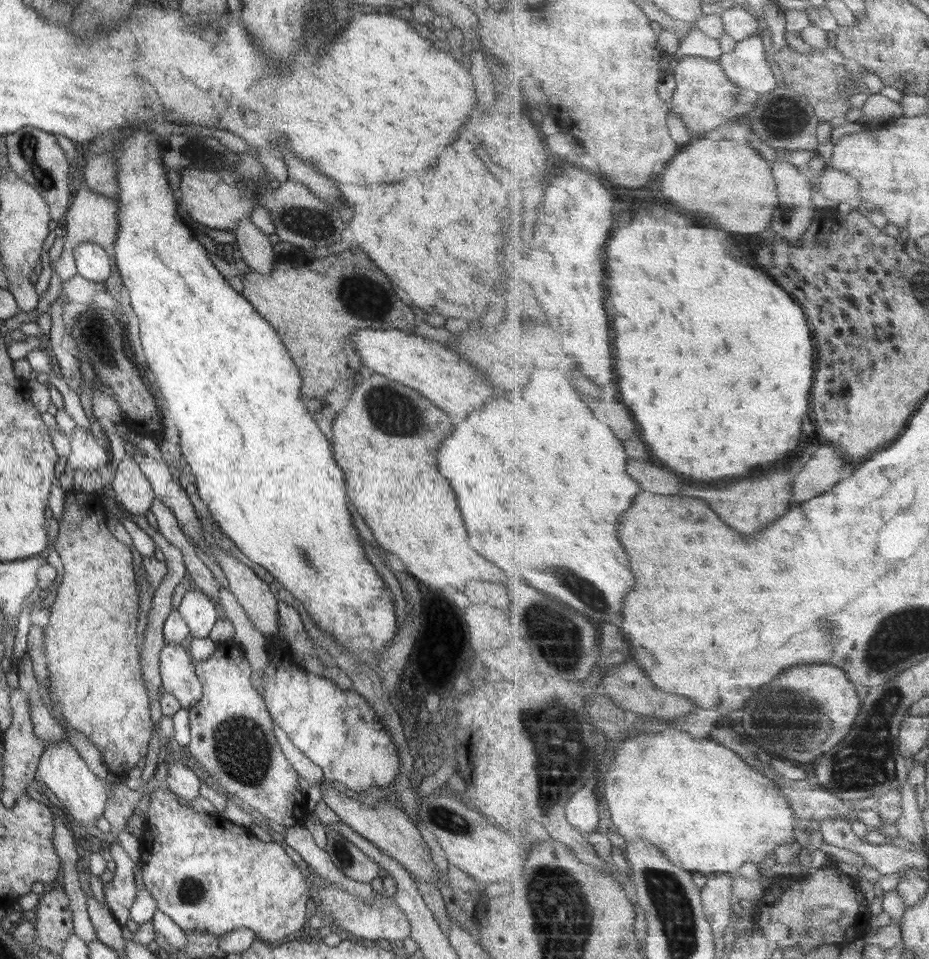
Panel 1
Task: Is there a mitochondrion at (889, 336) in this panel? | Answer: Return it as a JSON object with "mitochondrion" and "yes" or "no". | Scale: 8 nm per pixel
{"mitochondrion":"no"}

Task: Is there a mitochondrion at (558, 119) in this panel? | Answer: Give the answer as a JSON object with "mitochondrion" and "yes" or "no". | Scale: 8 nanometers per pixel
{"mitochondrion":"no"}

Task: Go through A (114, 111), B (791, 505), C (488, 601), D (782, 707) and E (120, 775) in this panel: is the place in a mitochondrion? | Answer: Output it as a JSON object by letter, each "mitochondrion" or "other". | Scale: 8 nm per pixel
{"A":"other","B":"other","C":"other","D":"mitochondrion","E":"other"}

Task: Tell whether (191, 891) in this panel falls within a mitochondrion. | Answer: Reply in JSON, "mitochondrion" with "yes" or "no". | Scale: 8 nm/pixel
{"mitochondrion":"yes"}

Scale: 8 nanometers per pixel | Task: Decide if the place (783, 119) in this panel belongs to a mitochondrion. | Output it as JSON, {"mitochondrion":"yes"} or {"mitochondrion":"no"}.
{"mitochondrion":"yes"}

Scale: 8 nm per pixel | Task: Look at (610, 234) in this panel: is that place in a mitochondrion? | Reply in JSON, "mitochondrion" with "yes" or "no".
{"mitochondrion":"no"}

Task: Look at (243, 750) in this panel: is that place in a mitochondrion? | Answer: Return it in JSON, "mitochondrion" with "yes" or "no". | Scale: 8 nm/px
{"mitochondrion":"yes"}

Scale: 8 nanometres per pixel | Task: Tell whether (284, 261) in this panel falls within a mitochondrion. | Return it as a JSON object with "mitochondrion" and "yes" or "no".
{"mitochondrion":"no"}

